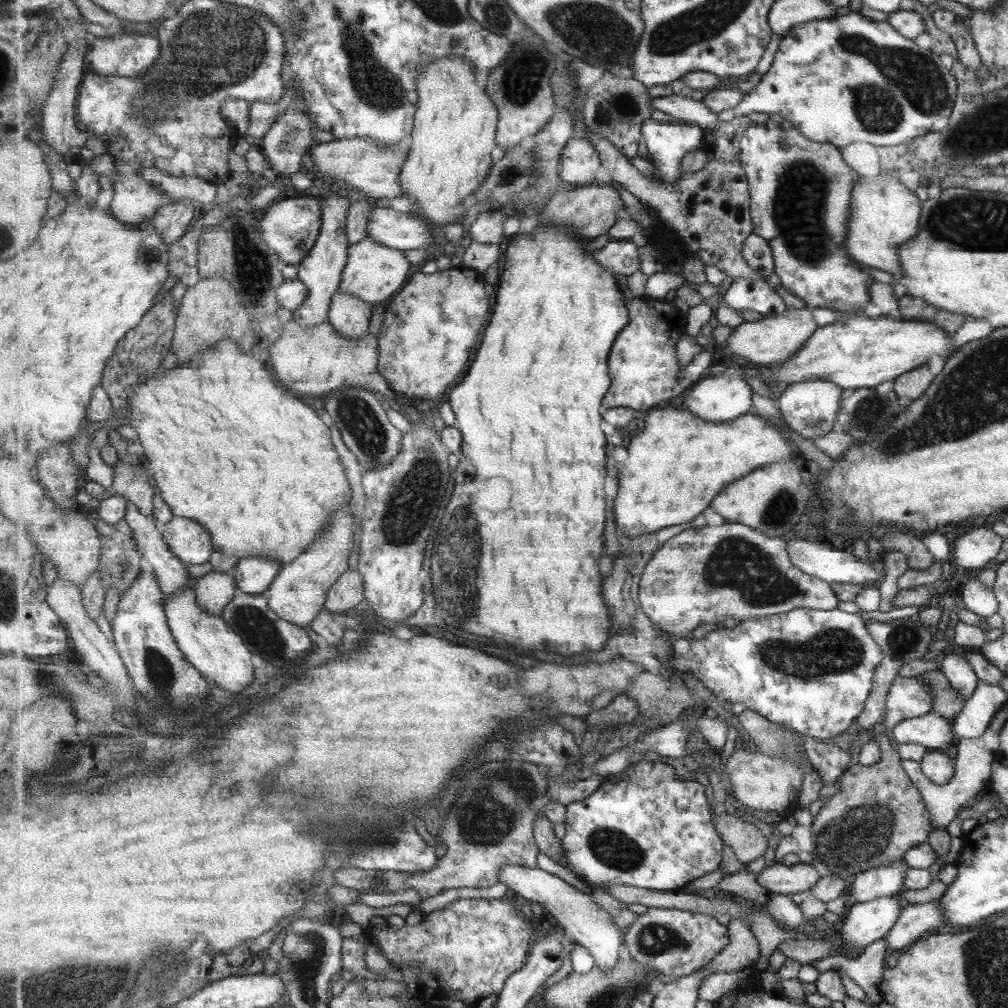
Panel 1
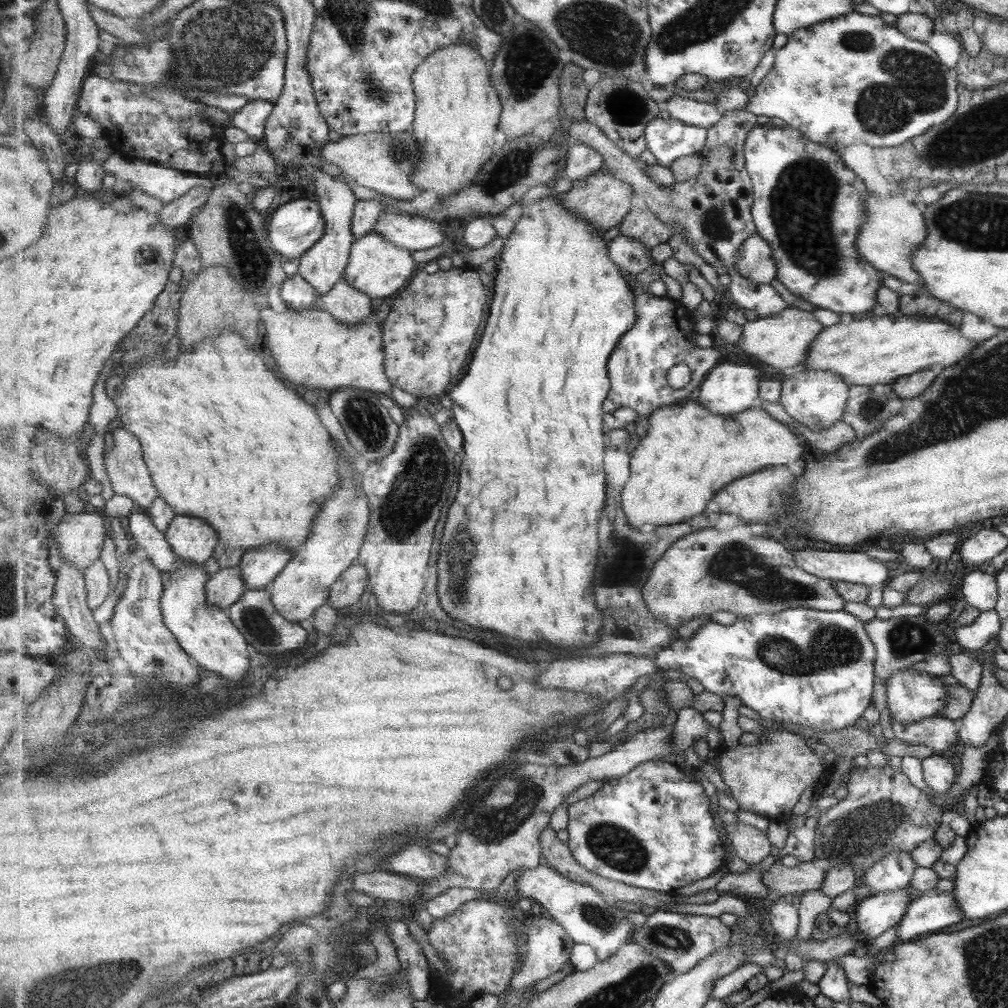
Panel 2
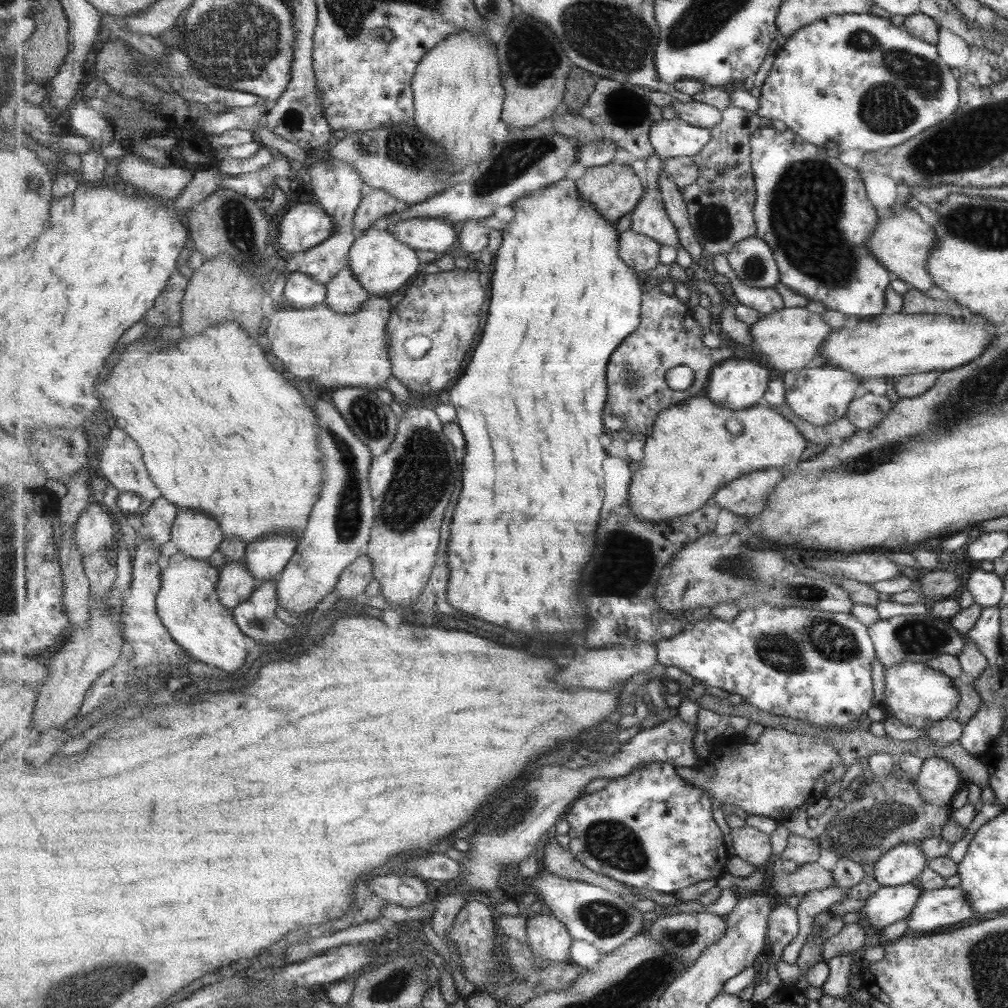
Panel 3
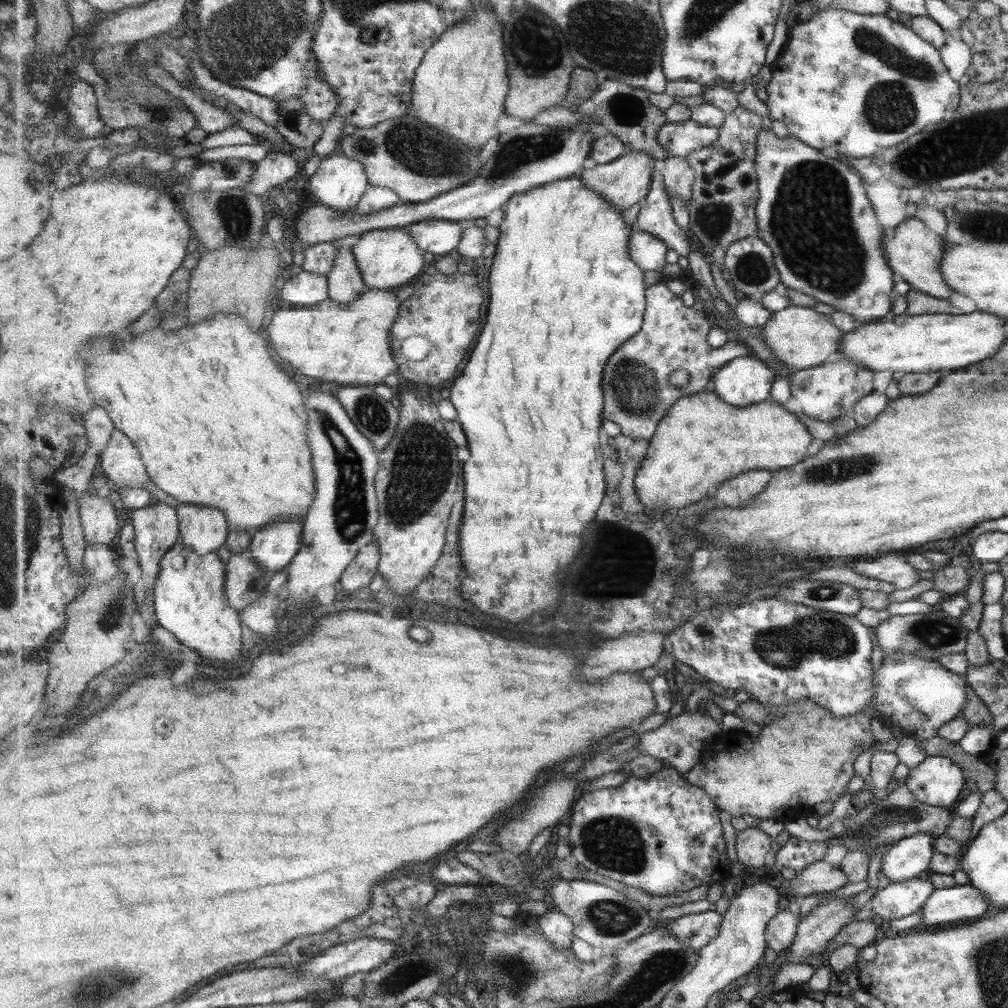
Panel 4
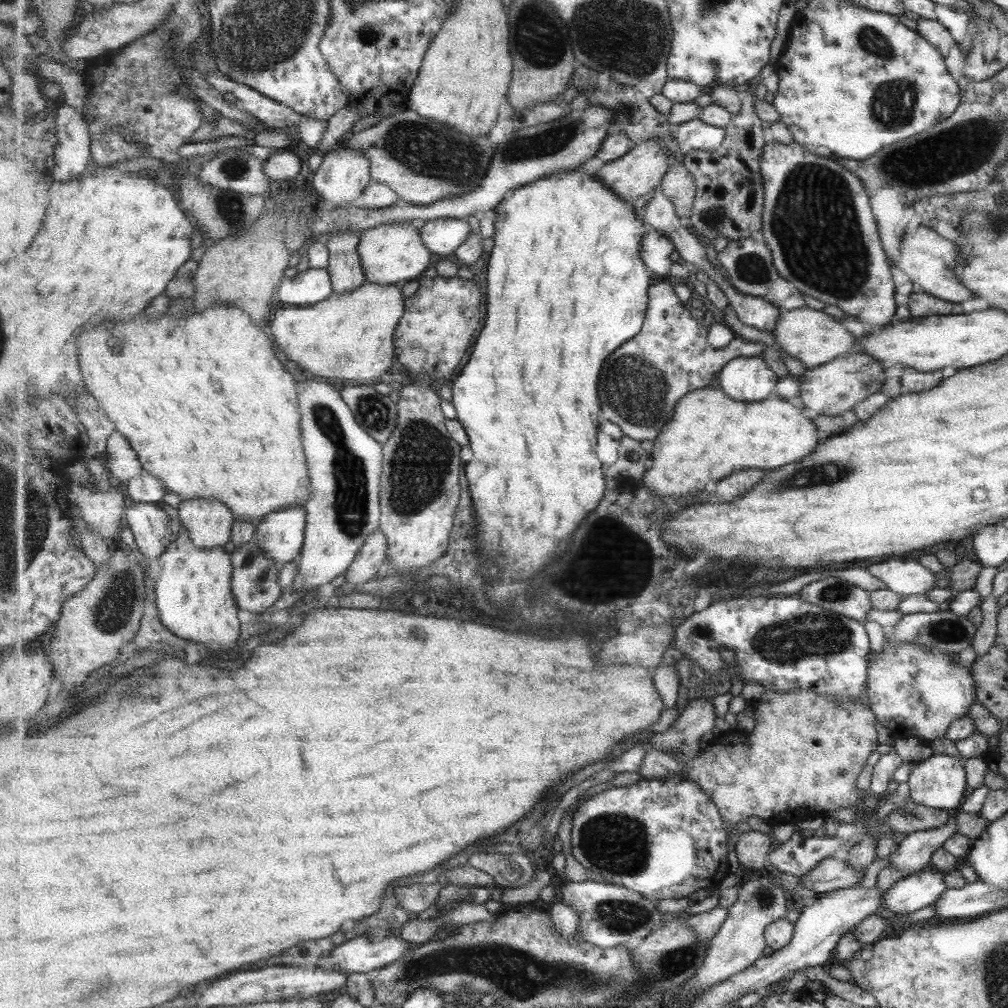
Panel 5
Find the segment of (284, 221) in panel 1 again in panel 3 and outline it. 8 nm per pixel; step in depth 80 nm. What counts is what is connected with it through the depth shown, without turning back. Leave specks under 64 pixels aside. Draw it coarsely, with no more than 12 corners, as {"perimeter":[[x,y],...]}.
{"perimeter":[[318,202],[297,203],[278,222],[284,257],[305,252],[334,231]]}

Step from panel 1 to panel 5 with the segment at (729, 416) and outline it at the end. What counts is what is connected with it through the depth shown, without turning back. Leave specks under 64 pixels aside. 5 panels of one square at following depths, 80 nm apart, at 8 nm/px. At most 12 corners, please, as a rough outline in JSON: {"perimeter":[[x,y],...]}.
{"perimeter":[[761,356],[734,358],[718,377],[731,399],[773,398],[781,379]]}

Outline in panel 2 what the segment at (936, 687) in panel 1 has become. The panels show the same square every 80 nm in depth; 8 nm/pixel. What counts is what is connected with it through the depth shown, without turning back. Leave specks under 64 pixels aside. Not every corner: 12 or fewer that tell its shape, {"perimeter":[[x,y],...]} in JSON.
{"perimeter":[[951,675],[937,677],[946,690],[938,714],[957,722],[967,712],[974,692]]}

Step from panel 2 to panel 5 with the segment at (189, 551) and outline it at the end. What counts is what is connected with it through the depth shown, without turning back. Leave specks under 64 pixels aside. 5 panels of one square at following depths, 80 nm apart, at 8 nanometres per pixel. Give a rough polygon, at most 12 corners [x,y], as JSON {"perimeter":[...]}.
{"perimeter":[[215,498],[178,508],[194,543],[209,550],[232,540],[236,519]]}

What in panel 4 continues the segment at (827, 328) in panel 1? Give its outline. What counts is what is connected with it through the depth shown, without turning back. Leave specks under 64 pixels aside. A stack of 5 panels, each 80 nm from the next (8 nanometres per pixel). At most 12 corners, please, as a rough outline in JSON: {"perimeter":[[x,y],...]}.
{"perimeter":[[907,313],[838,338],[834,357],[896,376],[1001,346],[994,314]]}

